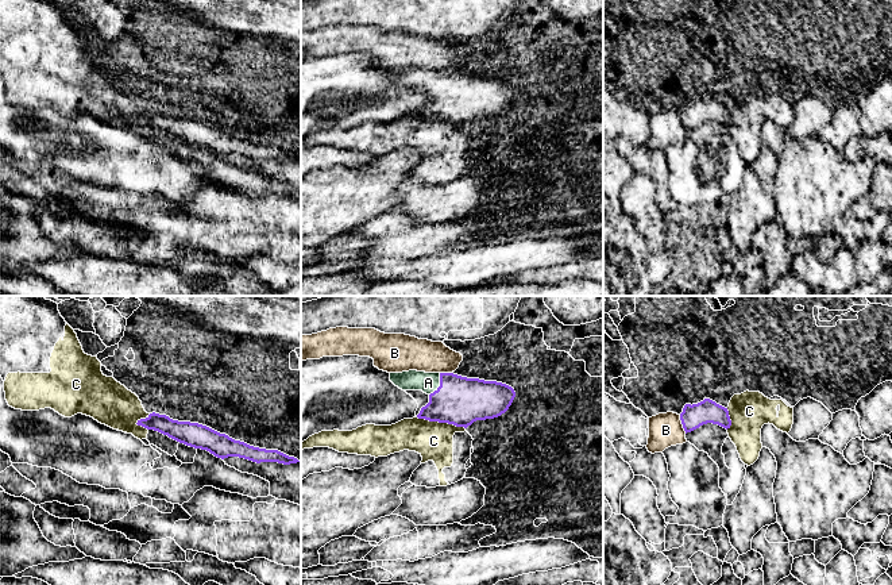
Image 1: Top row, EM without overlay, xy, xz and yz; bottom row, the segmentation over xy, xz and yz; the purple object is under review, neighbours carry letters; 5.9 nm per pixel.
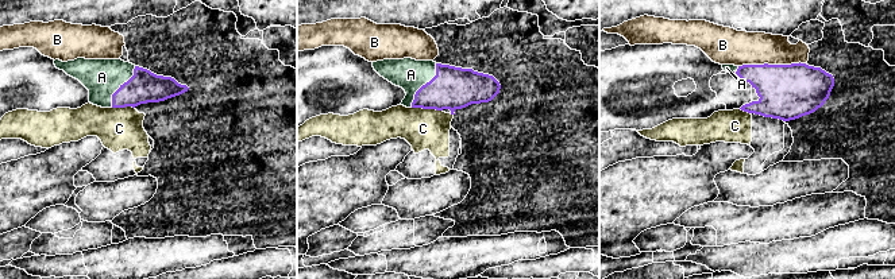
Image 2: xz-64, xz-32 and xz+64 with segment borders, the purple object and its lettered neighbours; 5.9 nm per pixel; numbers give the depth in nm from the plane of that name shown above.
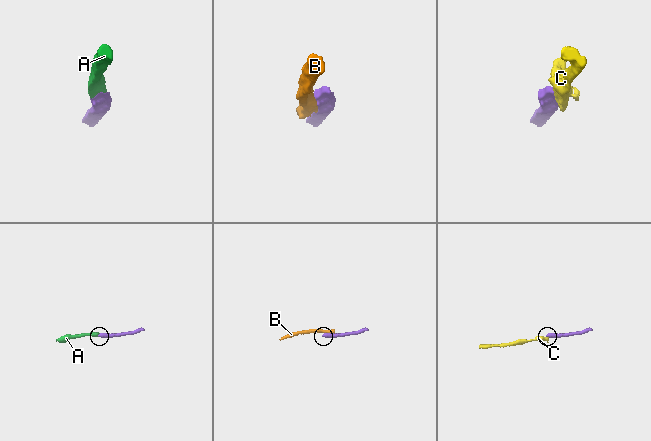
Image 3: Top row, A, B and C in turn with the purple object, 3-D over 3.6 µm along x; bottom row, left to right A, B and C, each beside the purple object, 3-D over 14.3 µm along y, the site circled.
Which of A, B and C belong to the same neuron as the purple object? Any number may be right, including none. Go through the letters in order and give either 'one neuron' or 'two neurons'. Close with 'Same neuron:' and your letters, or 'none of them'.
A: one neuron
B: two neurons
C: two neurons
Same neuron: A

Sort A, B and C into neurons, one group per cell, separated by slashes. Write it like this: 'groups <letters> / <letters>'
groups A / B / C

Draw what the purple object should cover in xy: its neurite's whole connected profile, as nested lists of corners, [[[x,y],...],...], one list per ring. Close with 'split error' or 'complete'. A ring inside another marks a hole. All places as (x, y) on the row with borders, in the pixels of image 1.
[[[150,413],[136,423],[147,430],[158,431],[186,446],[206,450],[217,458],[239,457],[256,463],[278,462],[283,465],[300,462],[278,450],[266,450],[235,440],[206,426],[190,422],[173,420],[166,415]]] | complete

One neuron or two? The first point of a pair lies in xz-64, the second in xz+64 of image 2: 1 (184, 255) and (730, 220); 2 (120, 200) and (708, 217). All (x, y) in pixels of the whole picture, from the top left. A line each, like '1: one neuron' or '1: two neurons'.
1: two neurons
2: two neurons

